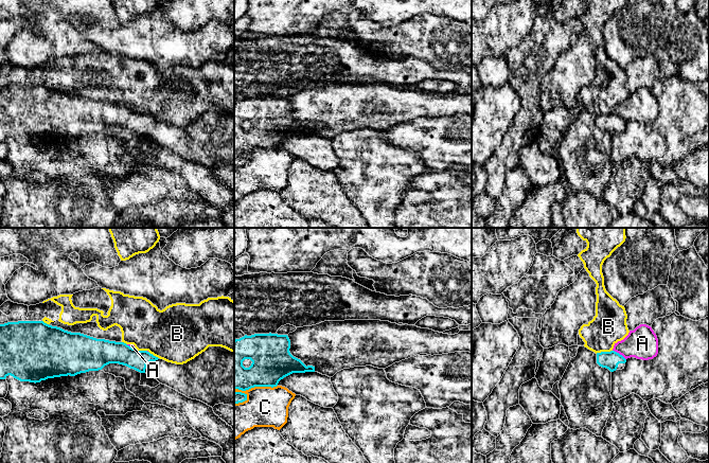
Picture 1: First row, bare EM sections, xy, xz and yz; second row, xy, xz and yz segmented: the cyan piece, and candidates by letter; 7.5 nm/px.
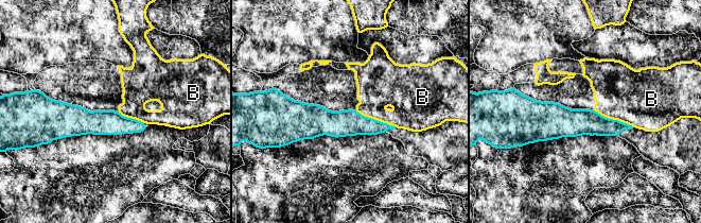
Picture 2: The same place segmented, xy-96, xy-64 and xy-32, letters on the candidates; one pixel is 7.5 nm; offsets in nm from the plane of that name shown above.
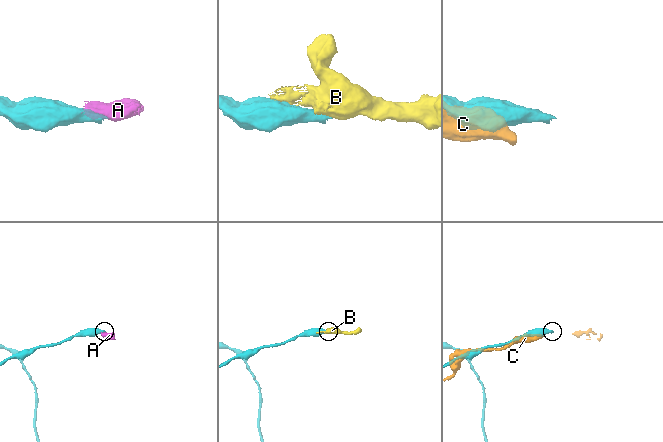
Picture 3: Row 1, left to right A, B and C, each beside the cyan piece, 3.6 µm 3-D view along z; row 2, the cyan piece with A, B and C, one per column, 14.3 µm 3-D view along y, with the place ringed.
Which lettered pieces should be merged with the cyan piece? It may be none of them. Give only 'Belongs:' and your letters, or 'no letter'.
Belongs: no letter

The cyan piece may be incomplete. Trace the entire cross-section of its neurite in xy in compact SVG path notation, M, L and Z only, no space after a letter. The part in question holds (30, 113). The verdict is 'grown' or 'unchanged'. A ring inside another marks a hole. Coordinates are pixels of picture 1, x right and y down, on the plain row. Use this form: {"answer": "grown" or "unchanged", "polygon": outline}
{"answer": "grown", "polygon": "M43 84L0 87L0 142L11 138L20 144L36 146L48 141L99 133L109 126L123 127L140 136L146 136L160 146L212 171L218 166L234 170L234 114L225 110L209 109L187 126L176 127L147 113L132 111L124 105L71 95Z"}

